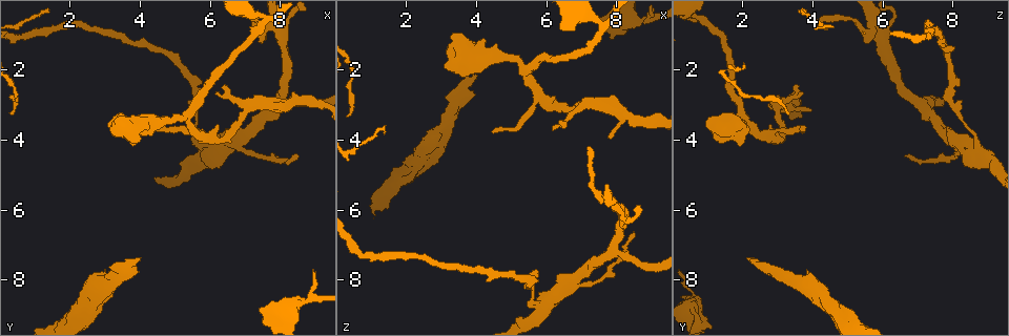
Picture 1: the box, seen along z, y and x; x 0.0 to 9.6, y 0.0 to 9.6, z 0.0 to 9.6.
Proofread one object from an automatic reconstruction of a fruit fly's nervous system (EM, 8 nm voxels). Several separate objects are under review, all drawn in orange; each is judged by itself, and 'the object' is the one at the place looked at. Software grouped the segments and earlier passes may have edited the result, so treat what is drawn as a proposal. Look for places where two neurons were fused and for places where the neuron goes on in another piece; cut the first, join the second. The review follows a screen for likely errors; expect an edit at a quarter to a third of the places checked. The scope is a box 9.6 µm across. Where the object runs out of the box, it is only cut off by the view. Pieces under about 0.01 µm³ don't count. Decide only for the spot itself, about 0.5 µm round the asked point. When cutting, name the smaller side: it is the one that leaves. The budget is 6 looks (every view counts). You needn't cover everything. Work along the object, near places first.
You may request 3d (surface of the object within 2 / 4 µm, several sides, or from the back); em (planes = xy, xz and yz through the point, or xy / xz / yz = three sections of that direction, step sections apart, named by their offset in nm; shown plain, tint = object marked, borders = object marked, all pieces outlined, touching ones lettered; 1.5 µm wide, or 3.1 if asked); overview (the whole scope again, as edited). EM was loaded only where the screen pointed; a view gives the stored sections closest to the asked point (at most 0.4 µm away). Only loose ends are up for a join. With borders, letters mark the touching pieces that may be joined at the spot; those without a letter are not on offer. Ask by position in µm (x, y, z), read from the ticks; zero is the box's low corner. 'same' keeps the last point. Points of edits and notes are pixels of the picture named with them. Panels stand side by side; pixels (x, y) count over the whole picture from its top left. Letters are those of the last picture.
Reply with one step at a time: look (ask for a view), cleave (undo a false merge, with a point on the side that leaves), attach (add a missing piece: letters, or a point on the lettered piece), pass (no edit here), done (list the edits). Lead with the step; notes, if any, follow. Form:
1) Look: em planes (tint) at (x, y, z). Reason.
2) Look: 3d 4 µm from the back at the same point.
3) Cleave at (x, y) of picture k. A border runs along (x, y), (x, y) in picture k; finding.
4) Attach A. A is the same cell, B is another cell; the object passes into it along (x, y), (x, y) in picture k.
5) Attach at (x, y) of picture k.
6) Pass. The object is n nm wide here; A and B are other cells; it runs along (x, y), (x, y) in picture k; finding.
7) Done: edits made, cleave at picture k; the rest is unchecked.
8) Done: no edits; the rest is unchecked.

Look: em planes (plain) at (7.45, 9.05, 0.85). Thick end.

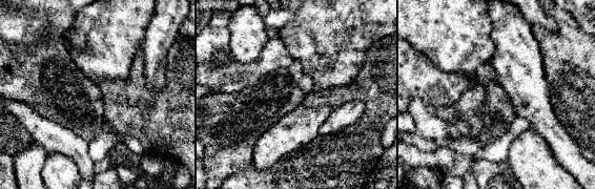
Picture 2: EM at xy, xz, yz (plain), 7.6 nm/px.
Look: em planes (tint) at the same point. Where the object lies.

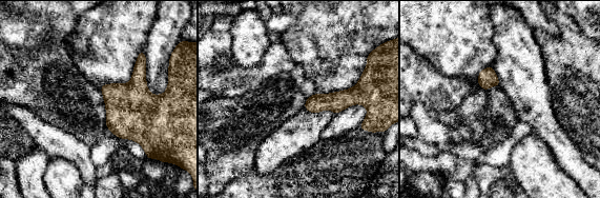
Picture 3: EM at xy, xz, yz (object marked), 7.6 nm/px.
Look: em planes (borders) at the same point.

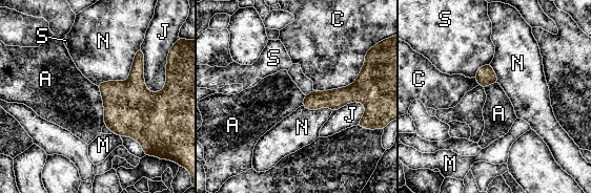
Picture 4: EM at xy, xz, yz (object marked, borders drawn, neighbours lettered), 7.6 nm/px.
Pass. The longest contact is with N, 440 nm; A, C, J, M, N and S are other cells; none of them fits.

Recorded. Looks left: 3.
Look: em planes (tint) at (5.25, 3.40, 1.90). Arms part here.

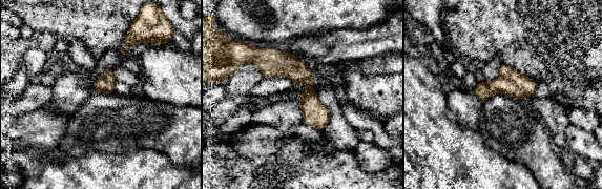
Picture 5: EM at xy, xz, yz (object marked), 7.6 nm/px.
Look: em planes (borders) at the same point.

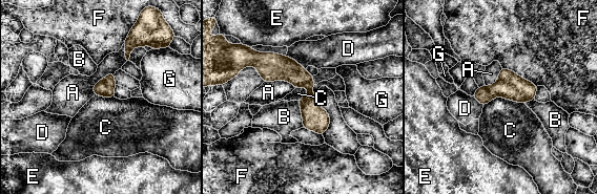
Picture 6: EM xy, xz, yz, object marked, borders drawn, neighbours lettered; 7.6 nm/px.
Pass. The object is 140 nm wide here; A, B, C, D, E, F and G are other cells; a border runs along (525, 104), (495, 96), (484, 106) in picture 6; one neuron here.

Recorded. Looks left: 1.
Done: no edits; the rest is unchecked.

